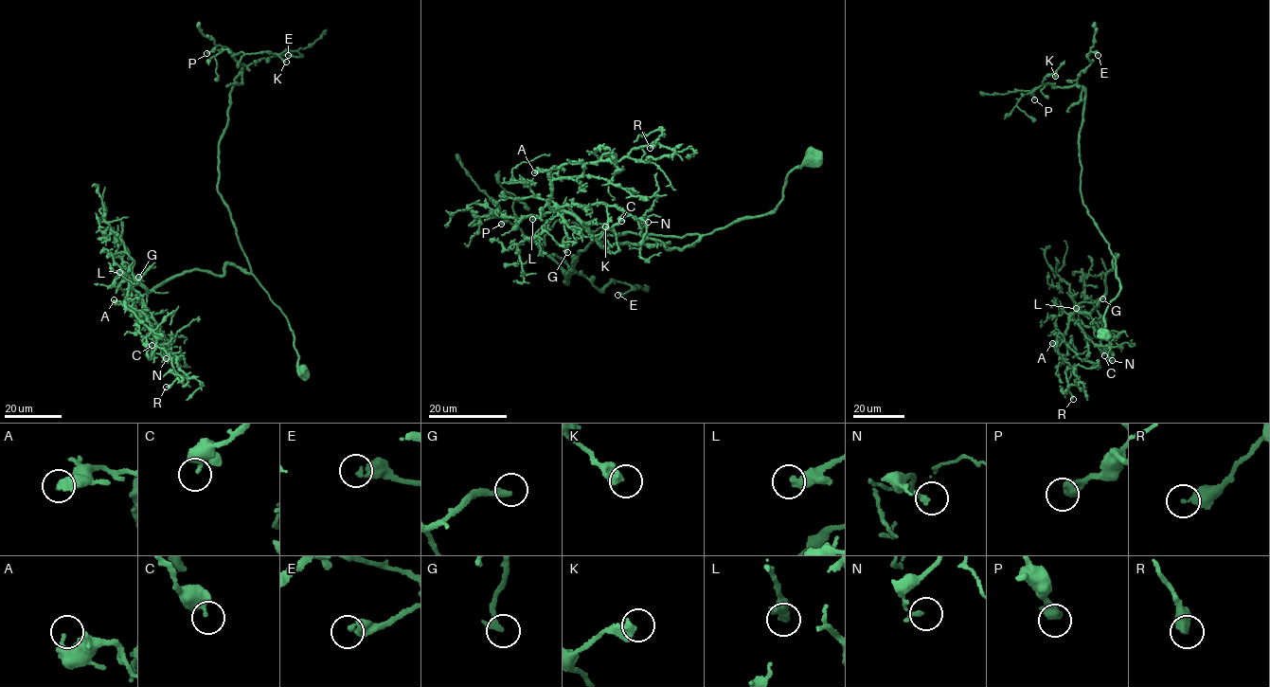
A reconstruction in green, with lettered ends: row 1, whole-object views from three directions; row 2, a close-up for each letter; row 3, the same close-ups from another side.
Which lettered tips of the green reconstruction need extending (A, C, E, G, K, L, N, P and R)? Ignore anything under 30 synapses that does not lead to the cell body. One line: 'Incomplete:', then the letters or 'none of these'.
Incomplete: G

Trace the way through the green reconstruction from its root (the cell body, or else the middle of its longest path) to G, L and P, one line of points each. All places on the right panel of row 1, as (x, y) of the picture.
G: (1105, 334), (1105, 311), (1120, 288), (1118, 255), (1104, 296), (1088, 312), (1078, 310), (1102, 298)
L: (1105, 334), (1105, 311), (1120, 288), (1118, 255), (1097, 305), (1080, 313), (1074, 302), (1076, 308)
P: (1105, 334), (1105, 311), (1120, 286), (1080, 189), (1085, 94), (1046, 84), (1031, 90), (1034, 99)

